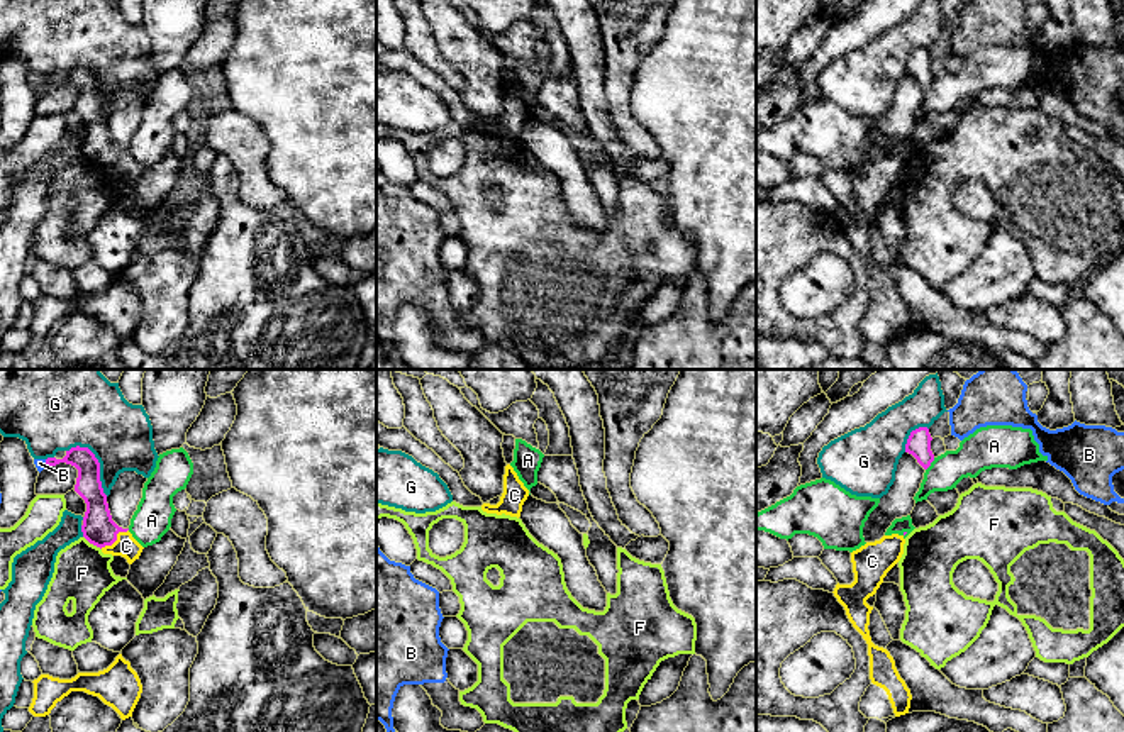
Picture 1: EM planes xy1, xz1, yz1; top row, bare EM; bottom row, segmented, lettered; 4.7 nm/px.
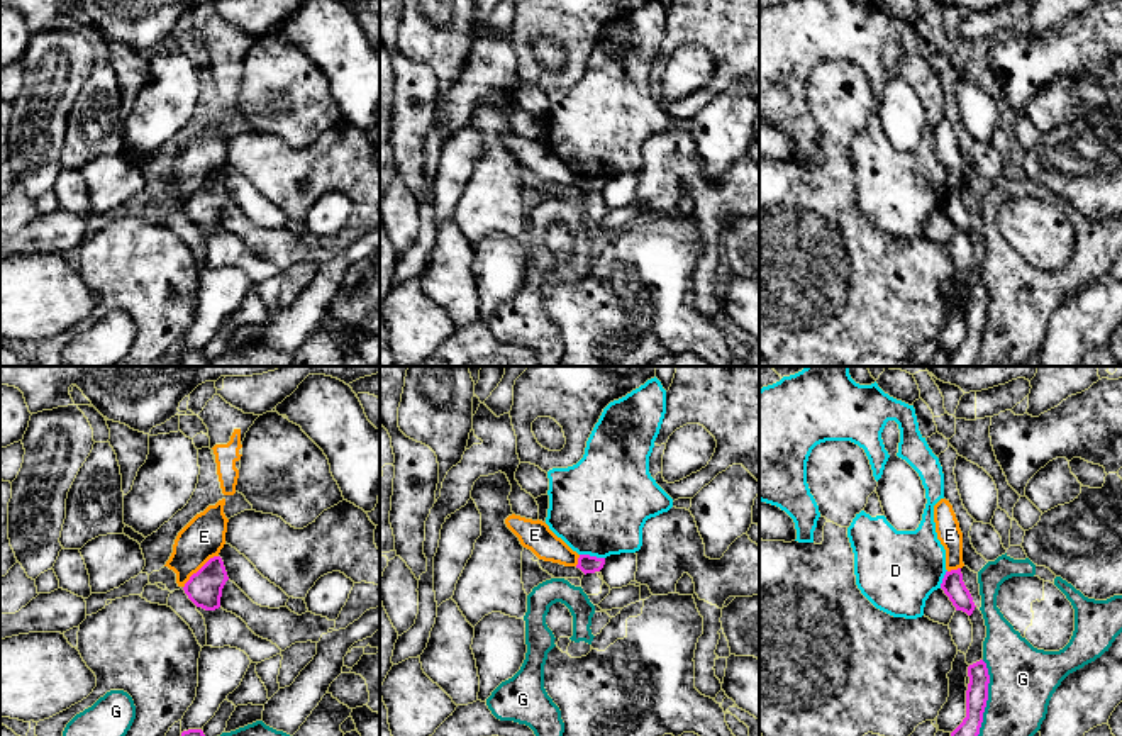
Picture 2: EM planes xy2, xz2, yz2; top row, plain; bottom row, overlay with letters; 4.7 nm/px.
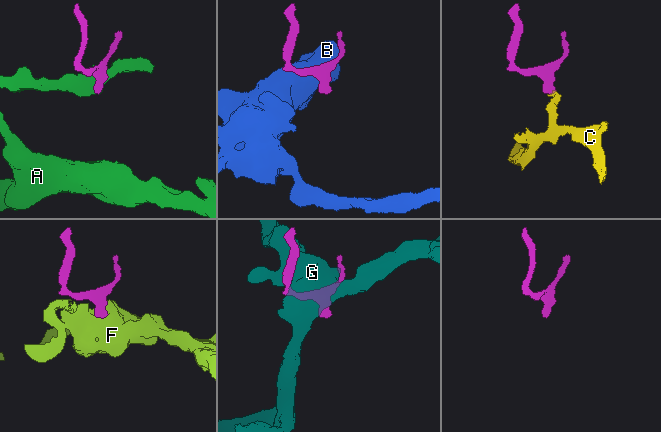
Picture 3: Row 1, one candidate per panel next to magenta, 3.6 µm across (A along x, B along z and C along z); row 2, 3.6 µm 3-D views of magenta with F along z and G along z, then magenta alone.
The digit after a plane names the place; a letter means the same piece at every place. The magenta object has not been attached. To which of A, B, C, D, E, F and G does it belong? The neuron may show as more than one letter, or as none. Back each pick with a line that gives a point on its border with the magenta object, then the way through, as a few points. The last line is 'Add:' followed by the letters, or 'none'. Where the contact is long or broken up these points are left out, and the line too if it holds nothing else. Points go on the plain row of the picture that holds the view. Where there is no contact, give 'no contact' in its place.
C: contact xy1 (116, 160); way xy1 (99, 149), (116, 160), (126, 166)
Add: C

